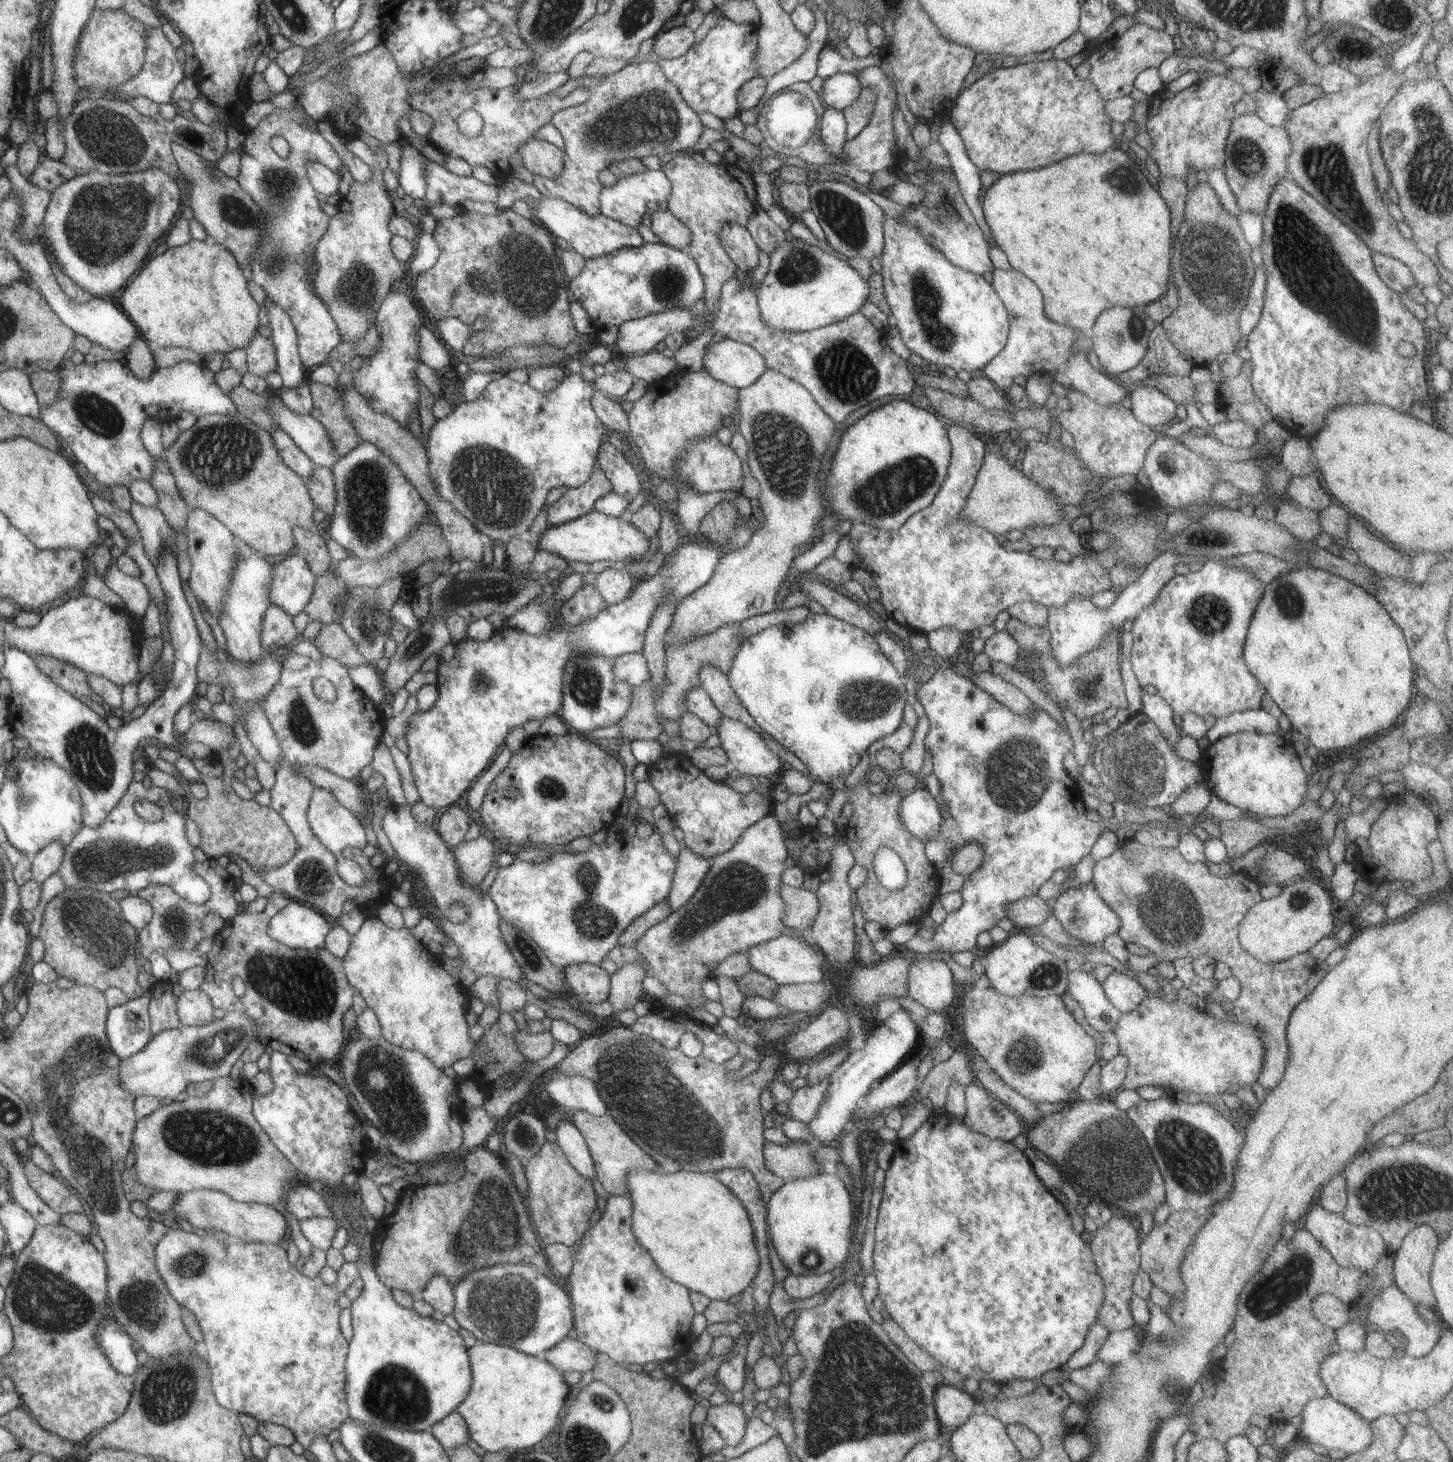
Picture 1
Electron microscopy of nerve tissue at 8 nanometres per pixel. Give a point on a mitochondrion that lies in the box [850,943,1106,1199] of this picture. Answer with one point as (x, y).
(1023, 1056)

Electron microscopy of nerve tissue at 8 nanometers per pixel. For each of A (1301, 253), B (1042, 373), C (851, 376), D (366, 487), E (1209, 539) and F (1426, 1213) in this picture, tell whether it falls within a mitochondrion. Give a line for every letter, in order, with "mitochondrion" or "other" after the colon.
A: mitochondrion
B: other
C: mitochondrion
D: mitochondrion
E: mitochondrion
F: other

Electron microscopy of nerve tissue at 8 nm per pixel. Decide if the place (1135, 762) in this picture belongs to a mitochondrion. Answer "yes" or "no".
yes

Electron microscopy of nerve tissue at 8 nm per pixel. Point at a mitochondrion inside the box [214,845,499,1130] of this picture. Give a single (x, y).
(304, 988)

